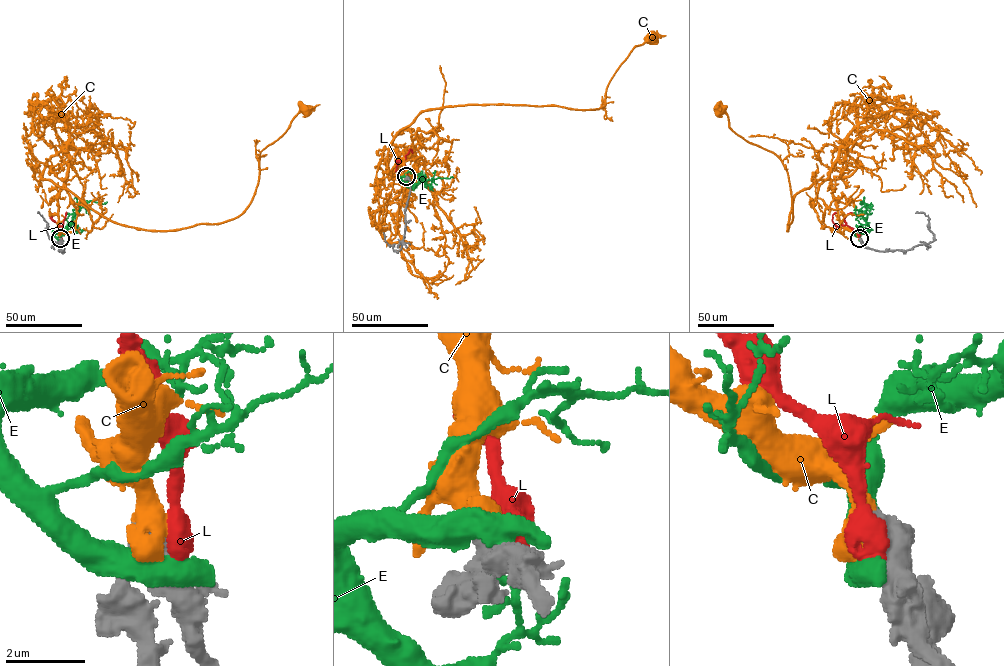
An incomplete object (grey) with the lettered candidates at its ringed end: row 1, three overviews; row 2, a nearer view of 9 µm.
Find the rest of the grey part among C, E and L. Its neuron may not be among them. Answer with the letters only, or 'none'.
C

